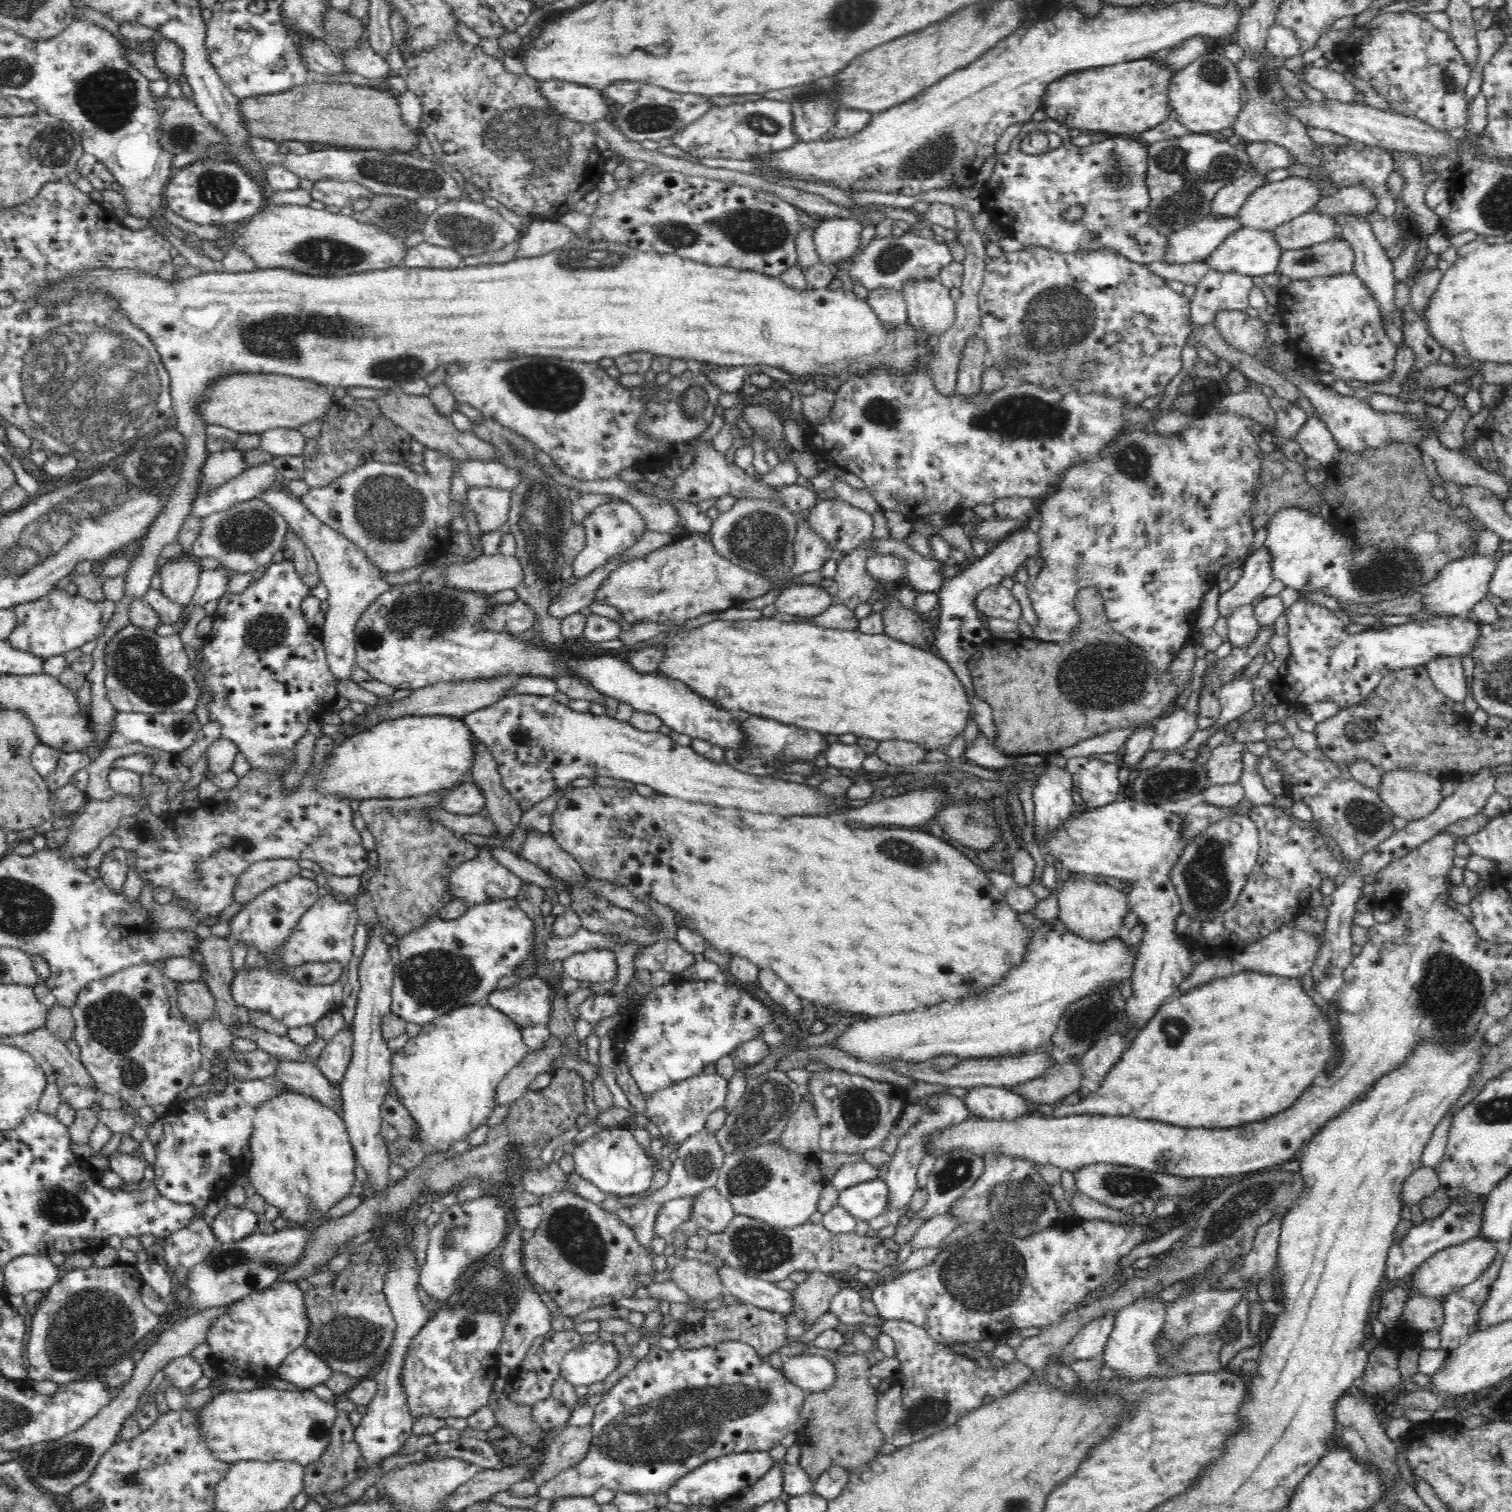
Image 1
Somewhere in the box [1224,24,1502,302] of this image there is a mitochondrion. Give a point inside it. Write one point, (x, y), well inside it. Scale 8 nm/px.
(1264, 80)

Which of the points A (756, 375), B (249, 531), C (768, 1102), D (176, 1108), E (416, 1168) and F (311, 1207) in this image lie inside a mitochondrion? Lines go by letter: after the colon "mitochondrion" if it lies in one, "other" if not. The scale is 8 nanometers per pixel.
A: other
B: mitochondrion
C: mitochondrion
D: other
E: other
F: mitochondrion

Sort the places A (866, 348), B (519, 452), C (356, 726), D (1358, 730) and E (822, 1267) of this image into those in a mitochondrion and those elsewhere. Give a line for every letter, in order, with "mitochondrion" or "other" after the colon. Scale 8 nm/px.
A: other
B: mitochondrion
C: other
D: mitochondrion
E: other

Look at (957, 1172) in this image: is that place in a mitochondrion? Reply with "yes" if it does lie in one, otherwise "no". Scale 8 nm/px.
yes

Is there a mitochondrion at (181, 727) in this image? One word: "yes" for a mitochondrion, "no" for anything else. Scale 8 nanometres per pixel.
yes

